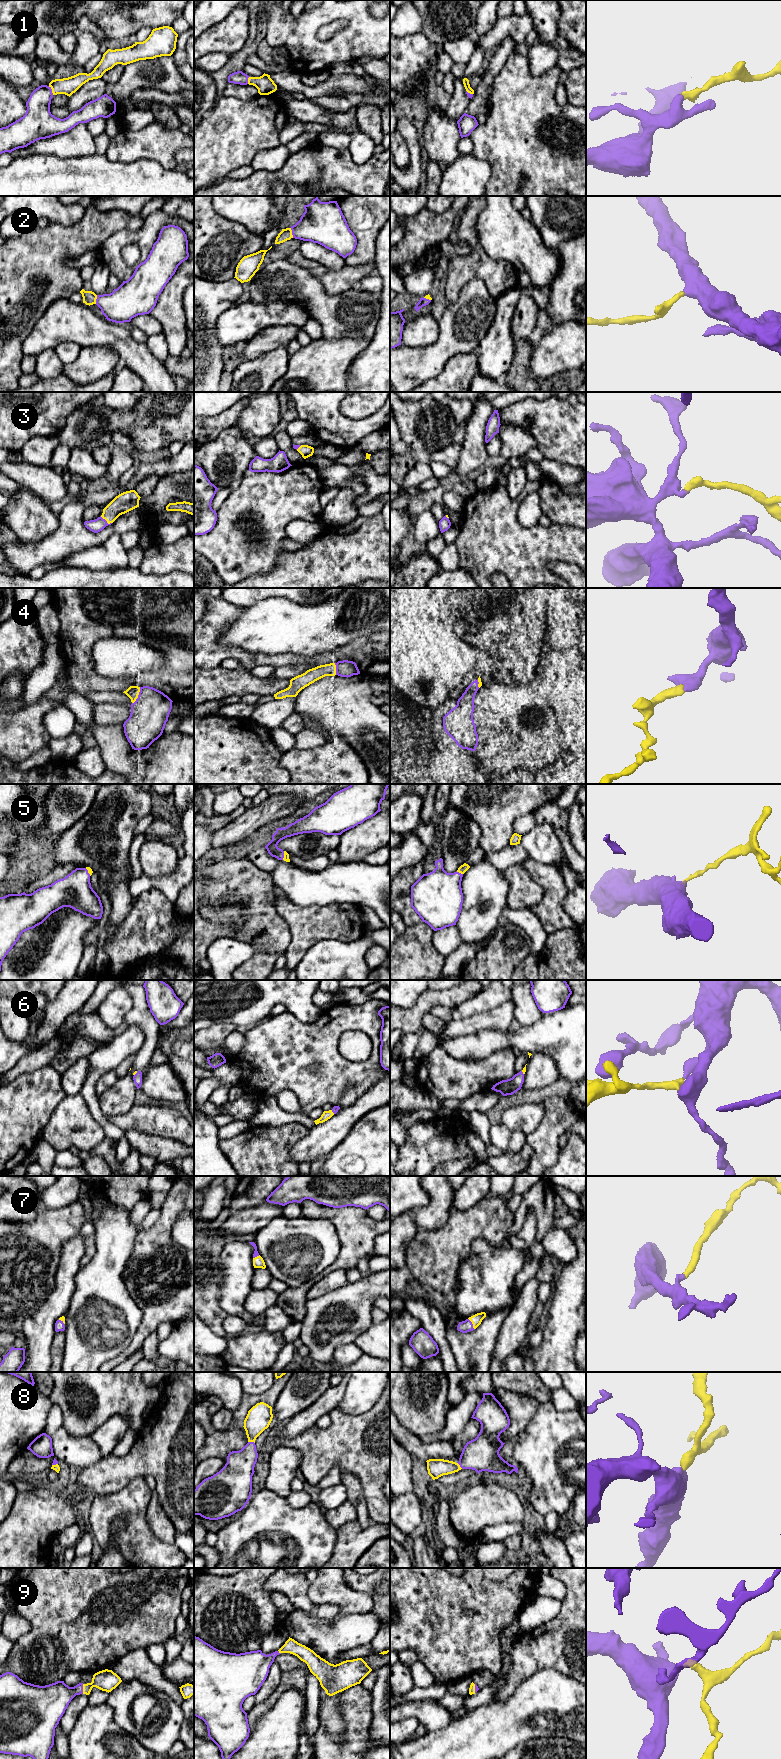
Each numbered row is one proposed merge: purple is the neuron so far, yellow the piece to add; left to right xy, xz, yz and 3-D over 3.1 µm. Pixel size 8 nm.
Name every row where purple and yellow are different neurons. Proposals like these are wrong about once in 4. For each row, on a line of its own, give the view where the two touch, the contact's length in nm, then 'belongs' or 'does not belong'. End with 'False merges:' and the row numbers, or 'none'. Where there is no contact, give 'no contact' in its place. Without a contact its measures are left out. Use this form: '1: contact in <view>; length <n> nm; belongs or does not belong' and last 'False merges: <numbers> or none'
1: contact in xy; length 80 nm; belongs
2: contact in xz; length 80 nm; belongs
3: contact in xy; length 110 nm; belongs
4: contact in xy; length 150 nm; belongs
5: contact in yz; length 60 nm; belongs
6: contact in xy; length 50 nm; belongs
7: contact in yz; length 110 nm; belongs
8: contact in xz; length 60 nm; belongs
9: contact in xy; length 80 nm; belongs
False merges: none

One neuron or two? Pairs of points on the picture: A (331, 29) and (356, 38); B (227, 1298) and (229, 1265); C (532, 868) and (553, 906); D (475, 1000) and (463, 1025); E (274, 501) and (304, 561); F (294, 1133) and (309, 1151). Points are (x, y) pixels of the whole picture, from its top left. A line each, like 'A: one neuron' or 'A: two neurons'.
A: two neurons
B: one neuron
C: one neuron
D: two neurons
E: two neurons
F: two neurons

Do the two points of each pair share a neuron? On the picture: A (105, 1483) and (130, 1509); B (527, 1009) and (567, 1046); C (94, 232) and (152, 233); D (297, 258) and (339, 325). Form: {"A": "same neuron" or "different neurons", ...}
{"A": "different neurons", "B": "different neurons", "C": "different neurons", "D": "different neurons"}

